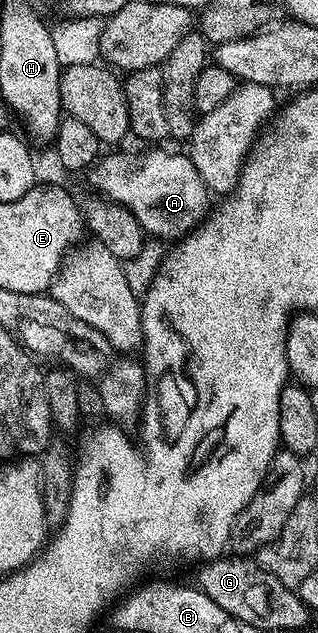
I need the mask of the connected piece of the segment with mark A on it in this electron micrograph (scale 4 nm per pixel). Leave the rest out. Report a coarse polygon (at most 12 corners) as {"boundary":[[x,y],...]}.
{"boundary":[[104,153],[87,182],[152,239],[181,240],[207,217],[191,157]]}

